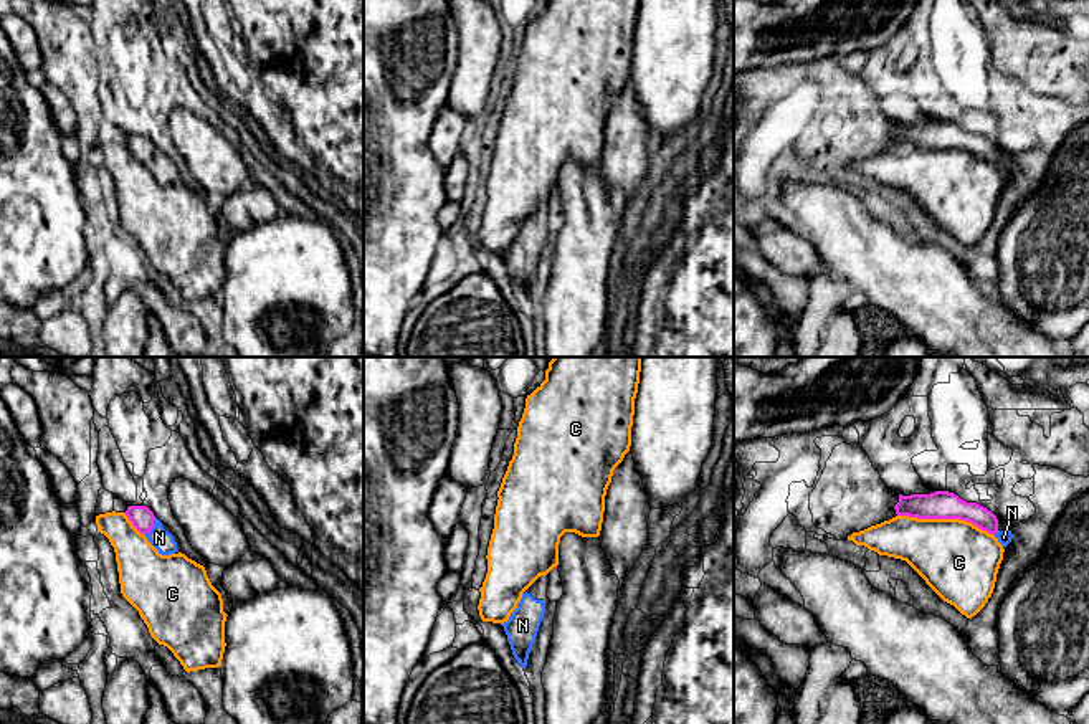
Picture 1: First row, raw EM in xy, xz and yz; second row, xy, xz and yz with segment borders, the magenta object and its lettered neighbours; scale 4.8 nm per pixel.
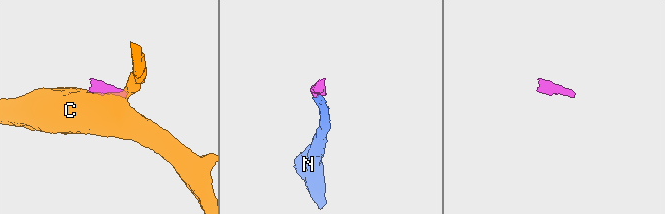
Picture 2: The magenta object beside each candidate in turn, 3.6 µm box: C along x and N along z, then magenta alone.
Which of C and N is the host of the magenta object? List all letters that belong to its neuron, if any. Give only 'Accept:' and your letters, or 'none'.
Accept: N

